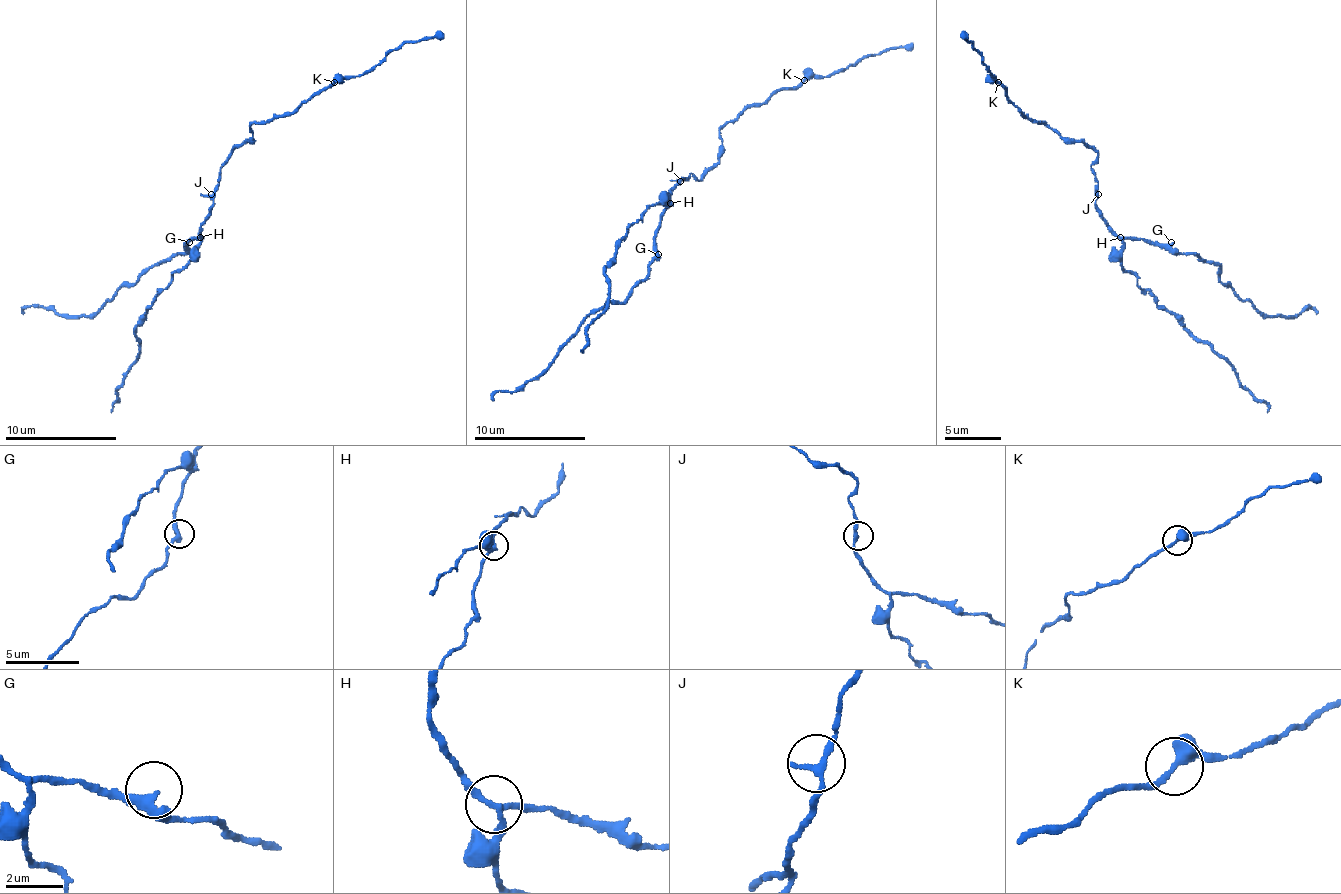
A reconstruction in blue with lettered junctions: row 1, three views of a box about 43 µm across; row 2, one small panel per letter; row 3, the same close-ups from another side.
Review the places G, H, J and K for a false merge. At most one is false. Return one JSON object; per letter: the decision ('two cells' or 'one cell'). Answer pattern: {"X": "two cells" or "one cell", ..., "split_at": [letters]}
{"G": "one cell", "H": "two cells", "J": "one cell", "K": "one cell", "split_at": ["H"]}

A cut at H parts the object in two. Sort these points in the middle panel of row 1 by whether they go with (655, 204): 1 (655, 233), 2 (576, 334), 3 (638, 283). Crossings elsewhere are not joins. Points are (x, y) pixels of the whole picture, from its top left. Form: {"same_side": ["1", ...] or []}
{"same_side": []}

